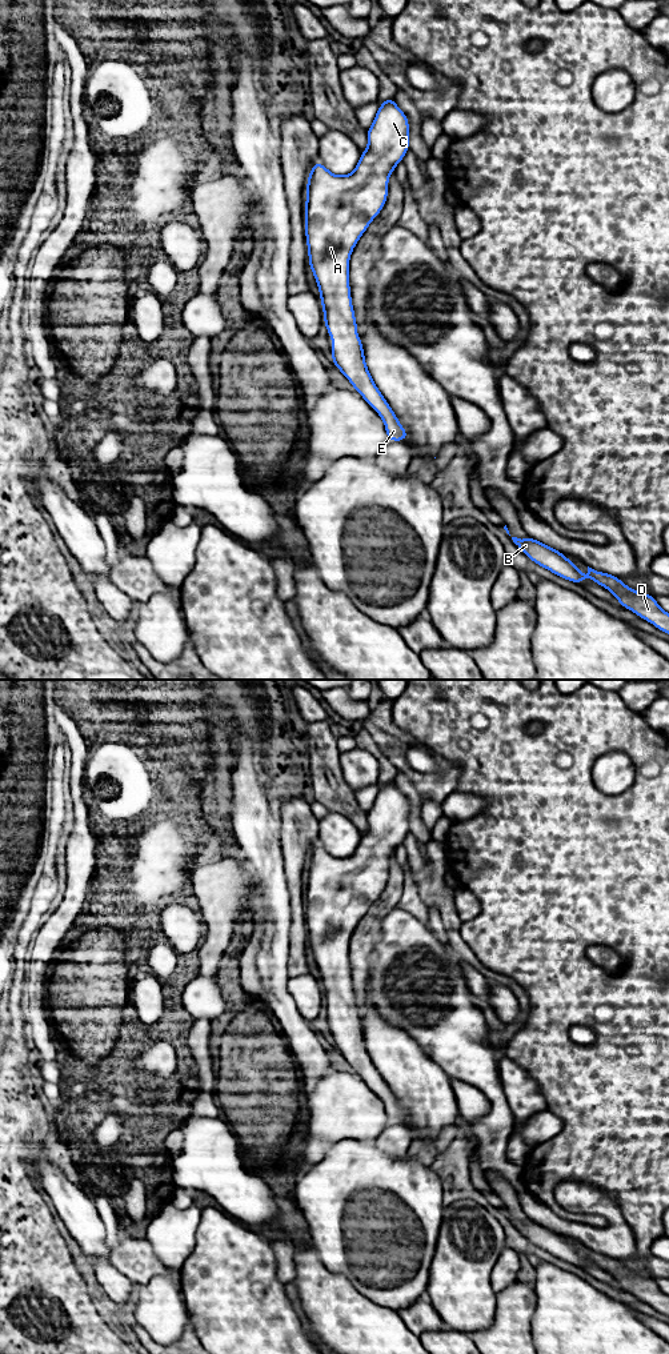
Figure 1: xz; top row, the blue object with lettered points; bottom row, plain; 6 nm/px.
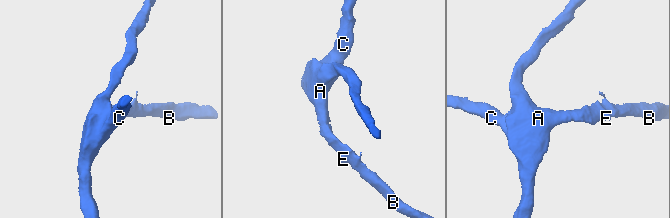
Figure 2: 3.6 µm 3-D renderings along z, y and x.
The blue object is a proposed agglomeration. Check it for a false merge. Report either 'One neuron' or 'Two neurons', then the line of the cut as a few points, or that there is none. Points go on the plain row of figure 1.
One neuron. No split

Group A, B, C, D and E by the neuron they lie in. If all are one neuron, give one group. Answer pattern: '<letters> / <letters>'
A B C D E

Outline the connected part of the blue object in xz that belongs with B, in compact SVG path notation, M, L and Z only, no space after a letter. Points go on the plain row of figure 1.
M512 1219L512 1222L518 1229L518 1231L537 1247L568 1263L576 1266L585 1265L586 1259L578 1253L577 1247L568 1242L561 1234L541 1226L532 1219L524 1222Z

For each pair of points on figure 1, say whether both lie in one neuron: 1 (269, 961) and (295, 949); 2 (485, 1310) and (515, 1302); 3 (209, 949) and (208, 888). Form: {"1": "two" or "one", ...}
{"1": "two", "2": "two", "3": "one"}

